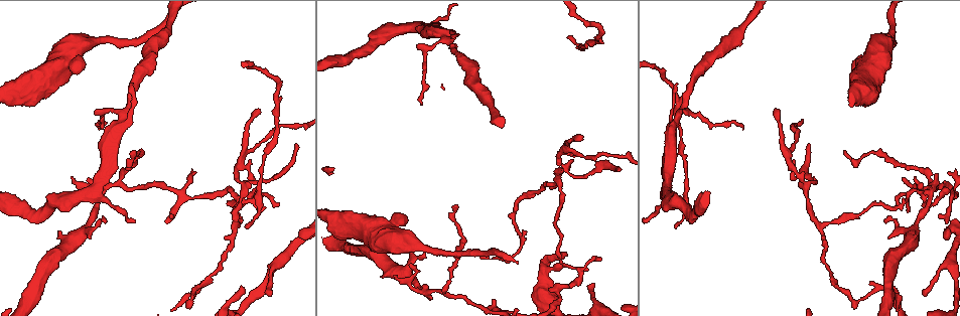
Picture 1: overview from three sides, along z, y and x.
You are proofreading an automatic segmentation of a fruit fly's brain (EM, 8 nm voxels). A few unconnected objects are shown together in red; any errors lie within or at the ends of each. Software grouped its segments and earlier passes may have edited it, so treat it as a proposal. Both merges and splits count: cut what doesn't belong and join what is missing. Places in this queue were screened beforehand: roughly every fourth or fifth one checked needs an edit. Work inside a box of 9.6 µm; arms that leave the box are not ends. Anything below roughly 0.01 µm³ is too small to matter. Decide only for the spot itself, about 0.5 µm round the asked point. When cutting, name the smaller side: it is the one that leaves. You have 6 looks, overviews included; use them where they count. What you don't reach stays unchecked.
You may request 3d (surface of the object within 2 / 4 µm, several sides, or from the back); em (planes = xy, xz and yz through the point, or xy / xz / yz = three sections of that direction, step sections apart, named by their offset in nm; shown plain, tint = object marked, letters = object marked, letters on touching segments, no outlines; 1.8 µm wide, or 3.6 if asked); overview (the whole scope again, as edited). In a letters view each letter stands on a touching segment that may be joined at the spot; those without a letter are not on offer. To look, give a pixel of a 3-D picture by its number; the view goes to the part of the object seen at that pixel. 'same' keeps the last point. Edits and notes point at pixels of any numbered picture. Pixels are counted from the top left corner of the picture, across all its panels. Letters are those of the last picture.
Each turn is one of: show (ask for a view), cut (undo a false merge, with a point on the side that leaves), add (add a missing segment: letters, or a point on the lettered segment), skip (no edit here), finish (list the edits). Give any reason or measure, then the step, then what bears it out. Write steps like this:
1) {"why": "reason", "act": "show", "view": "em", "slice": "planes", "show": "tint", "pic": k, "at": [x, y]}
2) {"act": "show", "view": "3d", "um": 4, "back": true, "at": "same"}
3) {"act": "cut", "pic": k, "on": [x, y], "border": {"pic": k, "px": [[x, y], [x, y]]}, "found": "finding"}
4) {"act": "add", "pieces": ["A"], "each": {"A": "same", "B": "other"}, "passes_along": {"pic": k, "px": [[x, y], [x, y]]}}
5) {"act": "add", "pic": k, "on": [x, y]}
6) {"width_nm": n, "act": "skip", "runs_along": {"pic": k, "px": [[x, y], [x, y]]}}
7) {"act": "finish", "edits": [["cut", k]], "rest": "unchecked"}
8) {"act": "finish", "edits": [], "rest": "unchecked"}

{"why": "looks like a crossing", "act": "show", "view": "3d", "um": 4, "pic": 1, "at": [931, 182]}

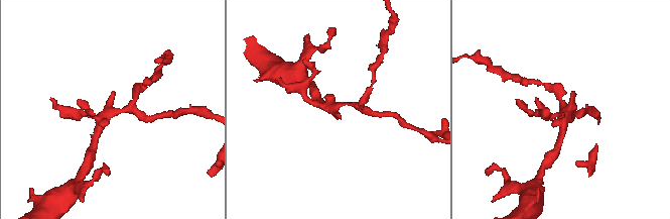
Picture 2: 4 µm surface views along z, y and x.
{"arms": 4, "act": "show", "view": "em", "slice": "planes", "show": "letters", "pic": 2, "at": [562, 109]}

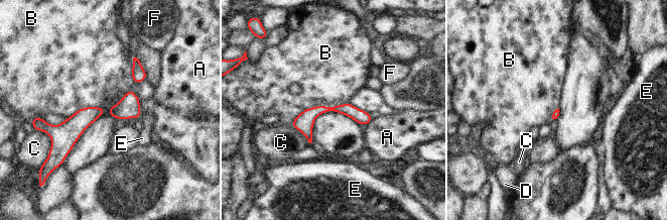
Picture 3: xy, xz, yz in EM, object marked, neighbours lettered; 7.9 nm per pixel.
{"width_nm": 50, "act": "skip", "each": {"A": "other", "B": "other", "C": "other", "D": "other", "E": "other", "F": "other"}, "runs_along": {"pic": 3, "px": [[369, 117], [319, 109], [294, 124]]}, "found": "one neuron here"}

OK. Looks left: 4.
{"why": "abrupt turn", "act": "show", "view": "3d", "um": 4, "pic": 1, "at": [514, 219]}

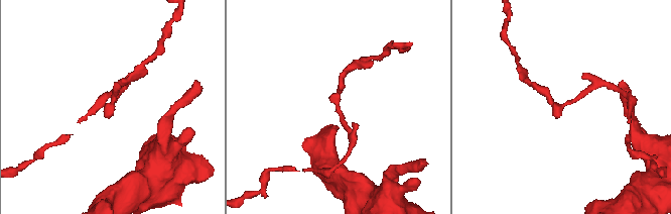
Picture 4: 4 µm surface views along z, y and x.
{"why": "now the EM", "act": "show", "view": "em", "um": 3.6, "slice": "planes", "show": "plain", "pic": 4, "at": [112, 106]}

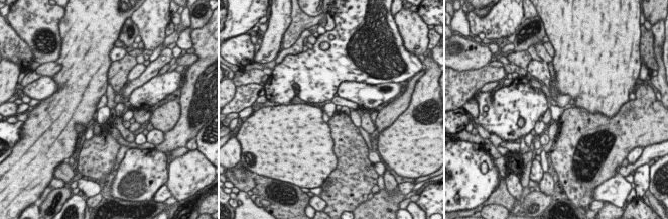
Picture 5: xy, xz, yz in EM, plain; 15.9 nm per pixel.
{"why": "what lies round it", "act": "show", "view": "em", "um": 3.6, "slice": "planes", "show": "letters", "at": "same"}

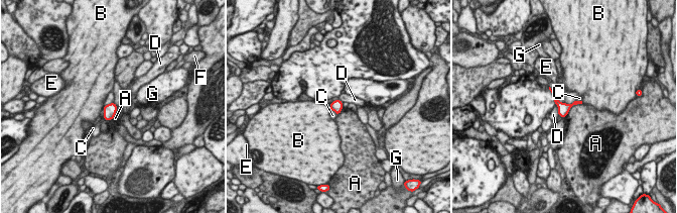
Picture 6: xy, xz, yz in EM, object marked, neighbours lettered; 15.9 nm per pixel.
{"width_nm": 190, "longest_contact_nm": ["A", 380], "act": "skip", "each": {"A": "other", "B": "other", "C": "other", "D": "other", "E": "other", "F": "other", "G": "other"}, "found": "continuous, no second neuron"}

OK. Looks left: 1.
{"why": "arms part here", "act": "show", "view": "em", "slice": "xy", "step": 4, "show": "letters", "pic": 1, "at": [680, 113]}

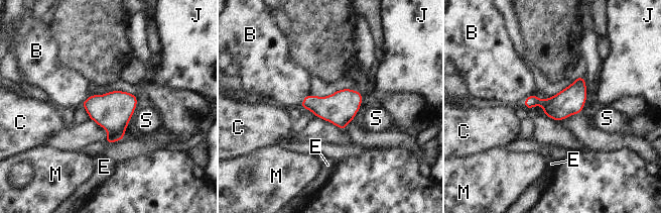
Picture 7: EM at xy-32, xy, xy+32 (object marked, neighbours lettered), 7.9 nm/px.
{"act": "skip", "each": {"B": "other", "C": "other", "E": "other", "J": "other", "M": "other", "S": "other"}, "border": {"pic": 7, "px": [[310, 94], [302, 99], [300, 108]]}, "found": "one neuron here"}

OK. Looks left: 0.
{"act": "finish", "edits": [], "rest": "unchecked"}

